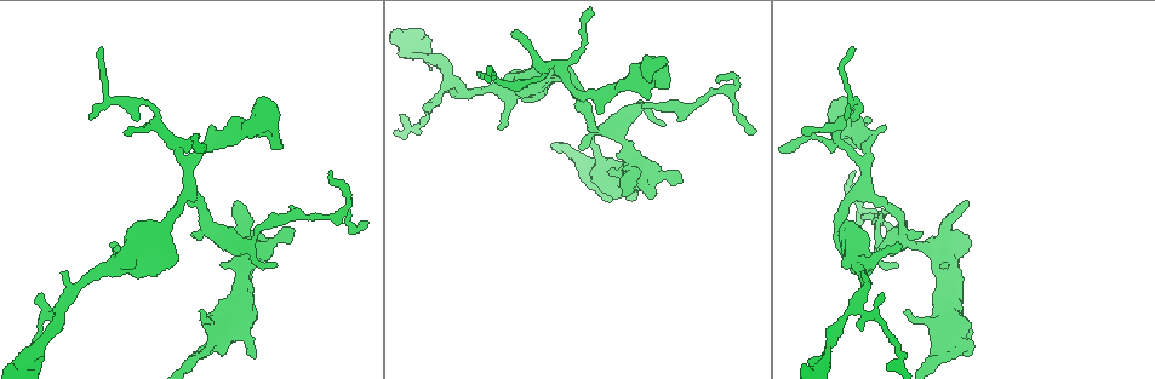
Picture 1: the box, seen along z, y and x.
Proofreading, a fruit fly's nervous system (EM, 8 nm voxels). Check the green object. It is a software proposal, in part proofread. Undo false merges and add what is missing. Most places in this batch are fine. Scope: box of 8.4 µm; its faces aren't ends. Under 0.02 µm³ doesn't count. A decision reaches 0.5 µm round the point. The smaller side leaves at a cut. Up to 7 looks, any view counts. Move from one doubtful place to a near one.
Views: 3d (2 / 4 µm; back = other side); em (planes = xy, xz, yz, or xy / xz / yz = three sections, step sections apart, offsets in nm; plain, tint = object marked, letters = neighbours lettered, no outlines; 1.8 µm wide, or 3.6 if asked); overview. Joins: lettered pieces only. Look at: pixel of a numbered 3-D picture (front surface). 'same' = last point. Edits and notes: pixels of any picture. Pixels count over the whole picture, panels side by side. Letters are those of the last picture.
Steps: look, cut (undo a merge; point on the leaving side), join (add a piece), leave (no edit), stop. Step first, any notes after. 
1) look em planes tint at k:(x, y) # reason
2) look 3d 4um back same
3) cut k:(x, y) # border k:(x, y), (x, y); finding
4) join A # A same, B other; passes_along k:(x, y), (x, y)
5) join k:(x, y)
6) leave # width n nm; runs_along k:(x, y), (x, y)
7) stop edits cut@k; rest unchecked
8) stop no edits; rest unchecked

look 3d 4um at 1:(805, 132) # branch stops here

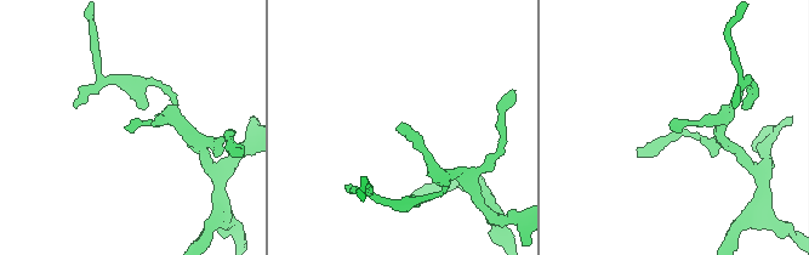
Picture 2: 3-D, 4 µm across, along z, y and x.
look em xz step 16 letters at 2:(674, 128) # shape alone is not enough

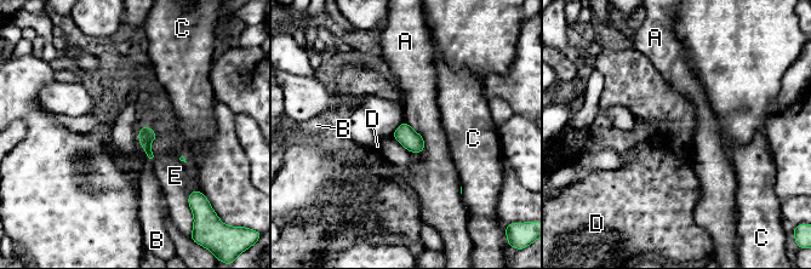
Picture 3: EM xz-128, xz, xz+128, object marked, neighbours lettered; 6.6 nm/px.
look em planes letters same # another direction

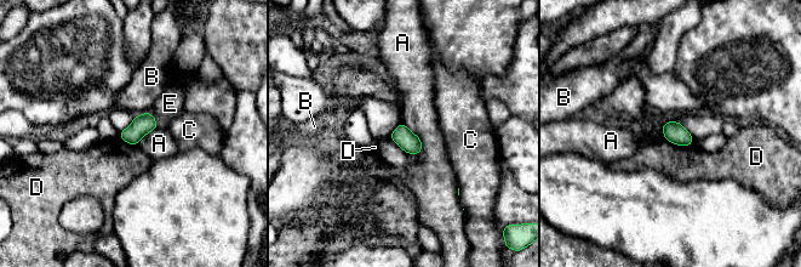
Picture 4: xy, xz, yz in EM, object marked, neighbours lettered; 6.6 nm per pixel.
leave # longest_contact A 240 nm; A other, B other, C other, D other, E other; border 4:(402, 121), (421, 141), (418, 154); no lettered piece goes on from it

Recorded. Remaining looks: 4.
look 3d 2um back at 1:(62, 302) # branch point

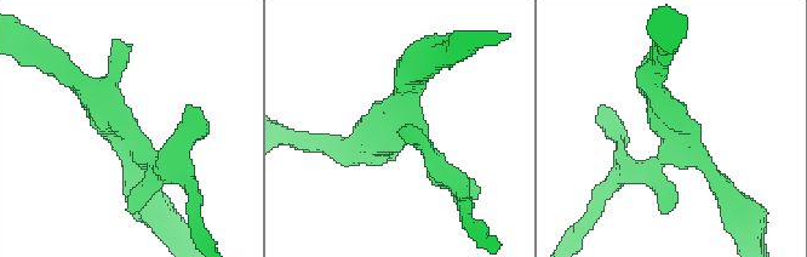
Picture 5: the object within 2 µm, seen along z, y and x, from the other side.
look em 3.6um planes tint at 5:(670, 131) # now the EM

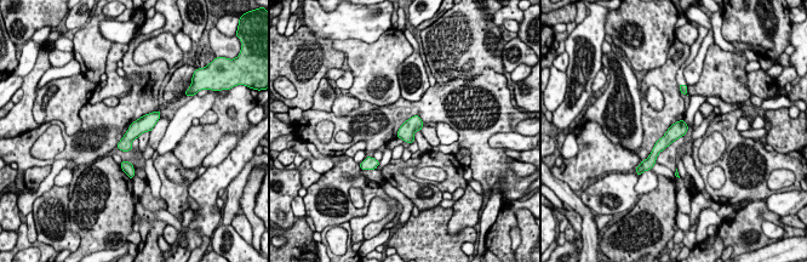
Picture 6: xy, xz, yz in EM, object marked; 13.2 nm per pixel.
look em 3.6um planes letters same

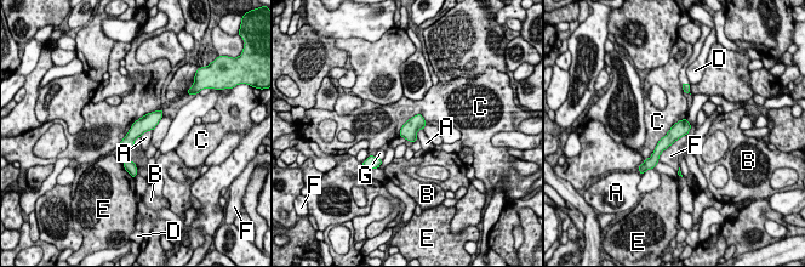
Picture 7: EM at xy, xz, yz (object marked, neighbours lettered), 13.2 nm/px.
leave # longest_contact C 700 nm; A other, B other, C other, D other, E other, F other, G other; runs_along 7:(159, 113), (124, 145); continuous, no second neuron

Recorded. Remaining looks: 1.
look em xz step 8 letters at 1:(325, 215) # sharp bend

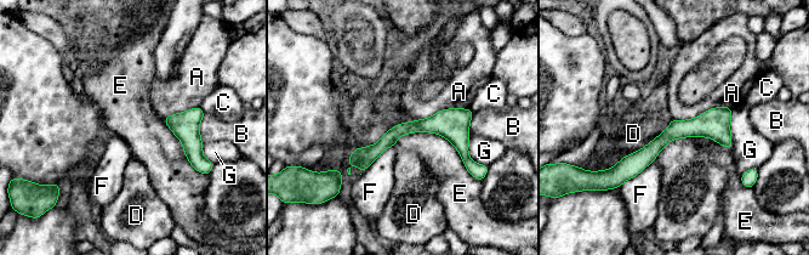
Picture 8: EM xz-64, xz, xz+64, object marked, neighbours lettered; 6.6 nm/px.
leave # A other, B other, C other, D other, E other, F other, G other; runs_along 8:(728, 111), (674, 130), (619, 173); one neuron here

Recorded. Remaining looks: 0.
stop no edits; rest unchecked

